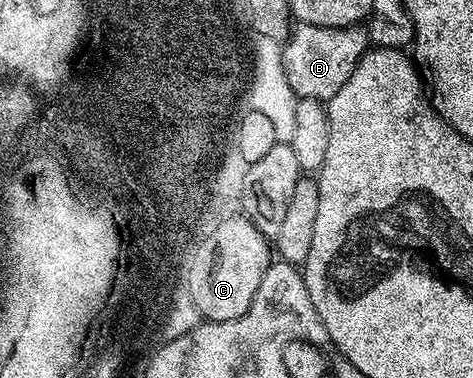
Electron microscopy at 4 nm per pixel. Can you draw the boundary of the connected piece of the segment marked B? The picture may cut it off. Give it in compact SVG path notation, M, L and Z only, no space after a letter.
M296 23L287 39L283 40L280 63L293 95L300 99L327 101L342 89L358 65L361 55L369 50L370 40L363 26L318 27Z

